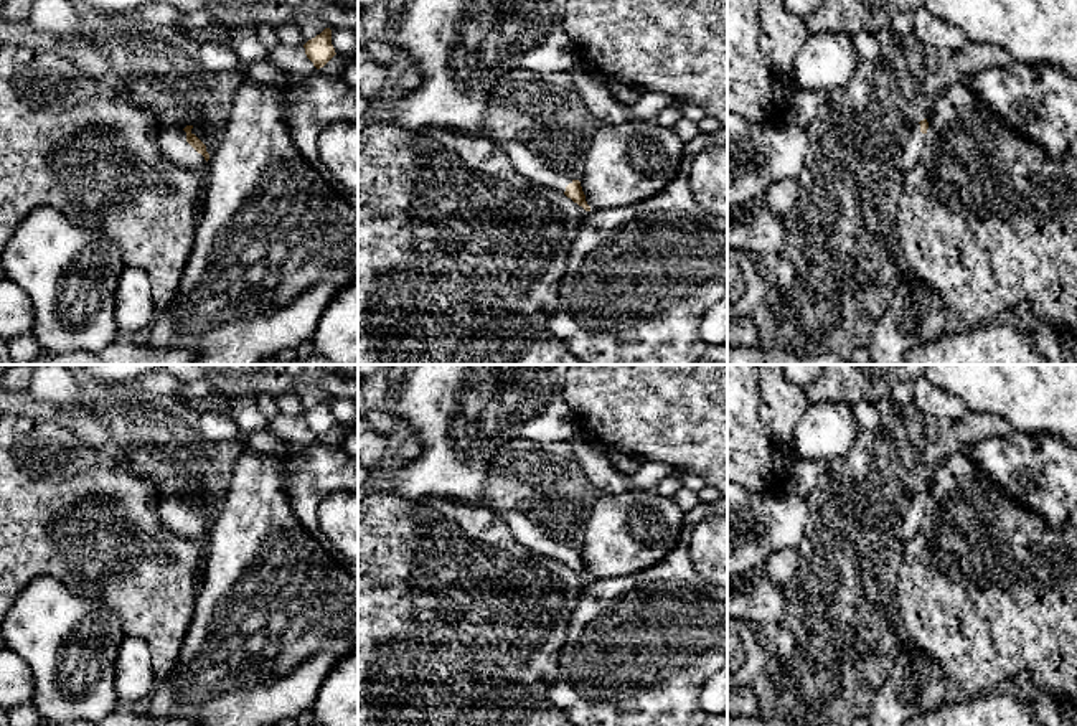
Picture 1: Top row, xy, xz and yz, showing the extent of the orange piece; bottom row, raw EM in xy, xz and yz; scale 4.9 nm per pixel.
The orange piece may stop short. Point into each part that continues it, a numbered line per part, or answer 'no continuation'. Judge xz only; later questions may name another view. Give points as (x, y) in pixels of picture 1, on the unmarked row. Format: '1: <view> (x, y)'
1: xz (462, 414)

